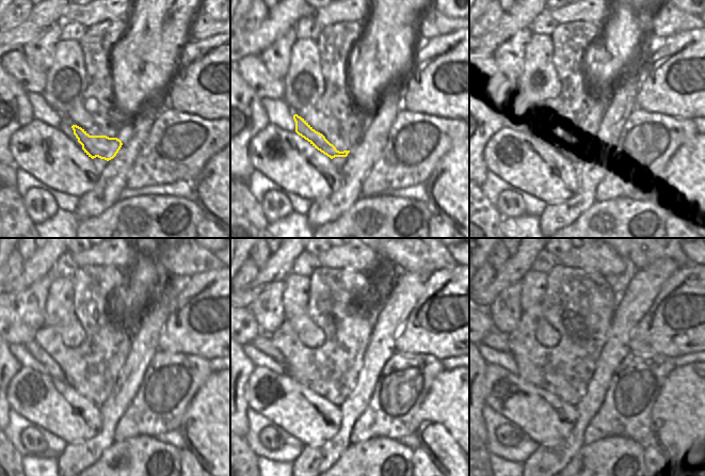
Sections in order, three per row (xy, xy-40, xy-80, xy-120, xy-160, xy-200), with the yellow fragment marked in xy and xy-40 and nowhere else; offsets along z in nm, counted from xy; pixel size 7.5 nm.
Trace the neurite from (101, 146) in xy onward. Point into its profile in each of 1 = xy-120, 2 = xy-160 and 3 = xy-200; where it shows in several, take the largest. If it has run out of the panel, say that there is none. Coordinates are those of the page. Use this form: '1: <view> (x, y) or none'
1: xy-120 (51, 367)
2: xy-160 (262, 343)
3: xy-200 (494, 339)

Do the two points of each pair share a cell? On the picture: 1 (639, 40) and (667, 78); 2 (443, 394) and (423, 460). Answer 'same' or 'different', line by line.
1: different
2: different

